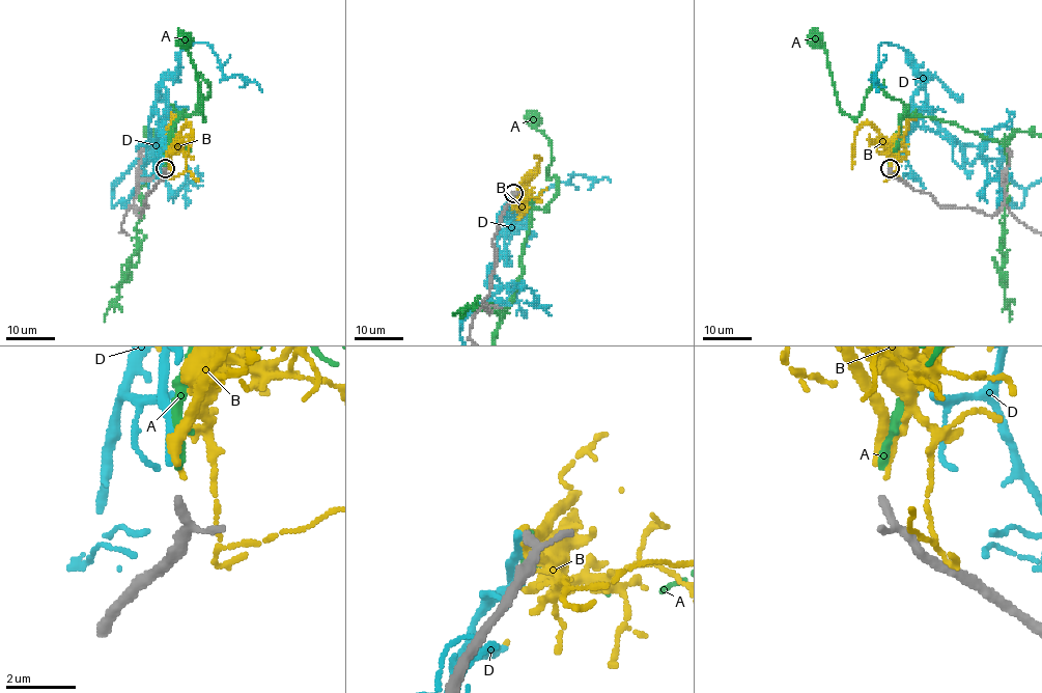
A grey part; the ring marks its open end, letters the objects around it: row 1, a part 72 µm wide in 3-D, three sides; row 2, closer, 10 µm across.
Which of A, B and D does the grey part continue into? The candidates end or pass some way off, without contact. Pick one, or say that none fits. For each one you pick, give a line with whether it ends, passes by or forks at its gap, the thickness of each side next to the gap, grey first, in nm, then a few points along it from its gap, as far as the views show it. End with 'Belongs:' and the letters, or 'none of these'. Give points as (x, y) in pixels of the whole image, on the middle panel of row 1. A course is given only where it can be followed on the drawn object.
B: it ends; calibres 180 and 120 nm; course (513, 192), (538, 171), (539, 159), (533, 156)
Belongs: B

